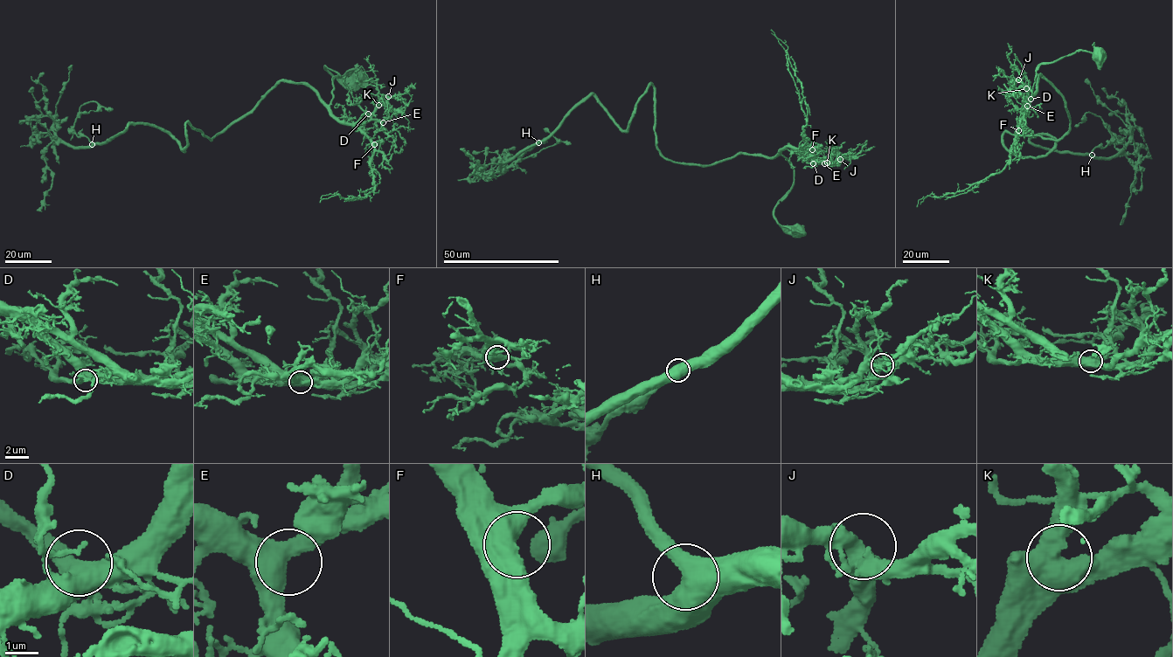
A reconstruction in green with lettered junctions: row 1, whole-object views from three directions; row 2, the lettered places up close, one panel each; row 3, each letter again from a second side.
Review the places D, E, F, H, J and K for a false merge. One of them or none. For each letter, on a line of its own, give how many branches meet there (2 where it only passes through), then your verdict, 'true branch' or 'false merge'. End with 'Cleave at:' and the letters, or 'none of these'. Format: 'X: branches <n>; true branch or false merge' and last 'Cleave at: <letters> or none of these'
D: branches 2; true branch
E: branches 2; true branch
F: branches 2; true branch
H: branches 2; true branch
J: branches 4; true branch
K: branches 3; true branch
Cleave at: none of these

